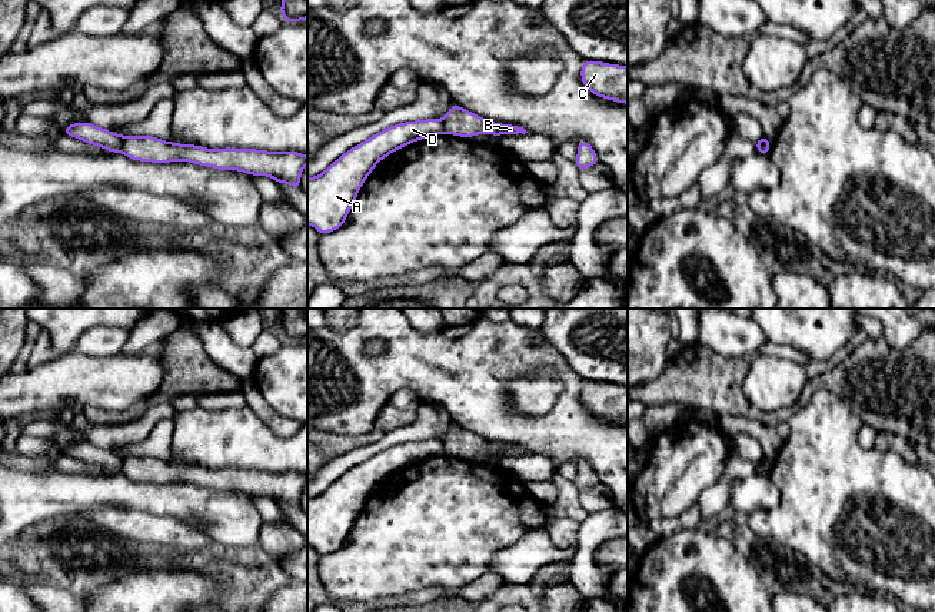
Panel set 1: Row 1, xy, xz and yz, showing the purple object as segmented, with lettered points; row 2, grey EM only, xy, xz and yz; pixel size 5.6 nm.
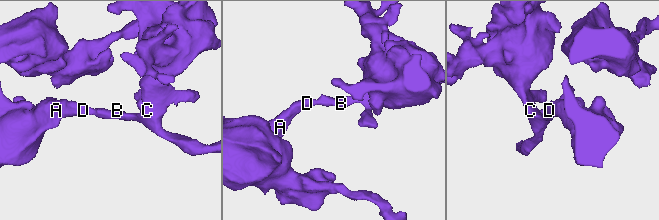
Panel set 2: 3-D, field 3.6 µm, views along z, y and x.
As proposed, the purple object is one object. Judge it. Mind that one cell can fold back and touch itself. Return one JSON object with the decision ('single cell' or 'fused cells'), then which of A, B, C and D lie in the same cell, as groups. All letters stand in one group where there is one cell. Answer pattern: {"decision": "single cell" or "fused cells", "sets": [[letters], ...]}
{"decision": "single cell", "sets": [["A", "B", "C", "D"]]}

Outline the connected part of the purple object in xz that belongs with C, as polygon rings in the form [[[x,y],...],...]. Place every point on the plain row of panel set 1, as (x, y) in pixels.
[[[583,380],[580,400],[598,418],[628,425],[626,386]]]

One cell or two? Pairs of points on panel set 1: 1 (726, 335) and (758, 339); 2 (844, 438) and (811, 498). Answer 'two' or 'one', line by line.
1: one
2: one

